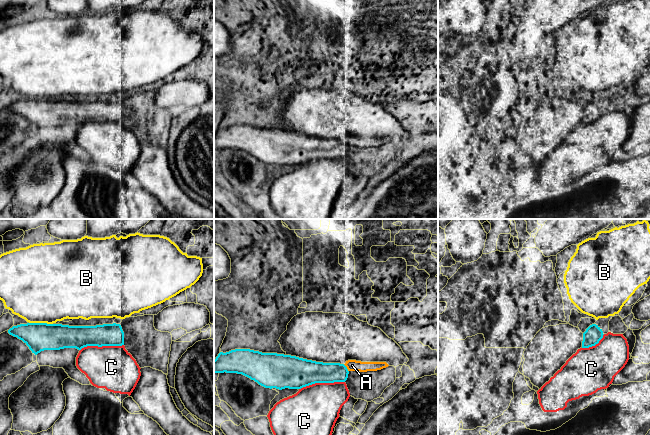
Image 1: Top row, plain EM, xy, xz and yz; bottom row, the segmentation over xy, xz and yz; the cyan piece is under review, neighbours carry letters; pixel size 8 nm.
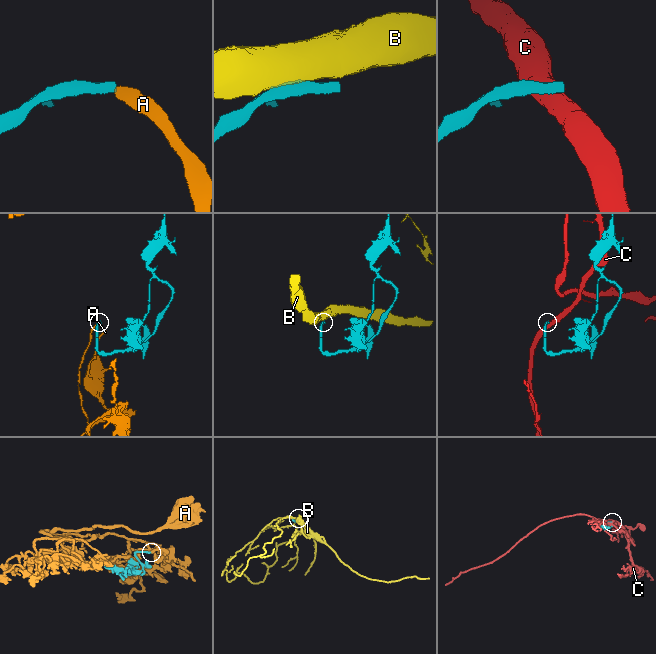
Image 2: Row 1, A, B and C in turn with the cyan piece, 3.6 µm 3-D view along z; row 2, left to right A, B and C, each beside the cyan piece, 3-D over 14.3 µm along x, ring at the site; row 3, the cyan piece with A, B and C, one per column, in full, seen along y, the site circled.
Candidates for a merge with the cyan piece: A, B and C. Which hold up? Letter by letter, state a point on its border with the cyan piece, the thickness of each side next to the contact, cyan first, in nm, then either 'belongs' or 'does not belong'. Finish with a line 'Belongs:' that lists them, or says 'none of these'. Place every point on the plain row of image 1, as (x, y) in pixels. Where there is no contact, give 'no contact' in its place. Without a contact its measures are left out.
A: meets cyan in xz at (346, 144); 180 nm thick on the cyan side, 100 nm on the other; belongs
B: meets cyan in xy at (41, 99); 220 nm thick on the cyan side, 500 nm on the other; does not belong
C: meets cyan in xz at (321, 158); 260 nm thick on the cyan side, 400 nm on the other; does not belong
Belongs: A

